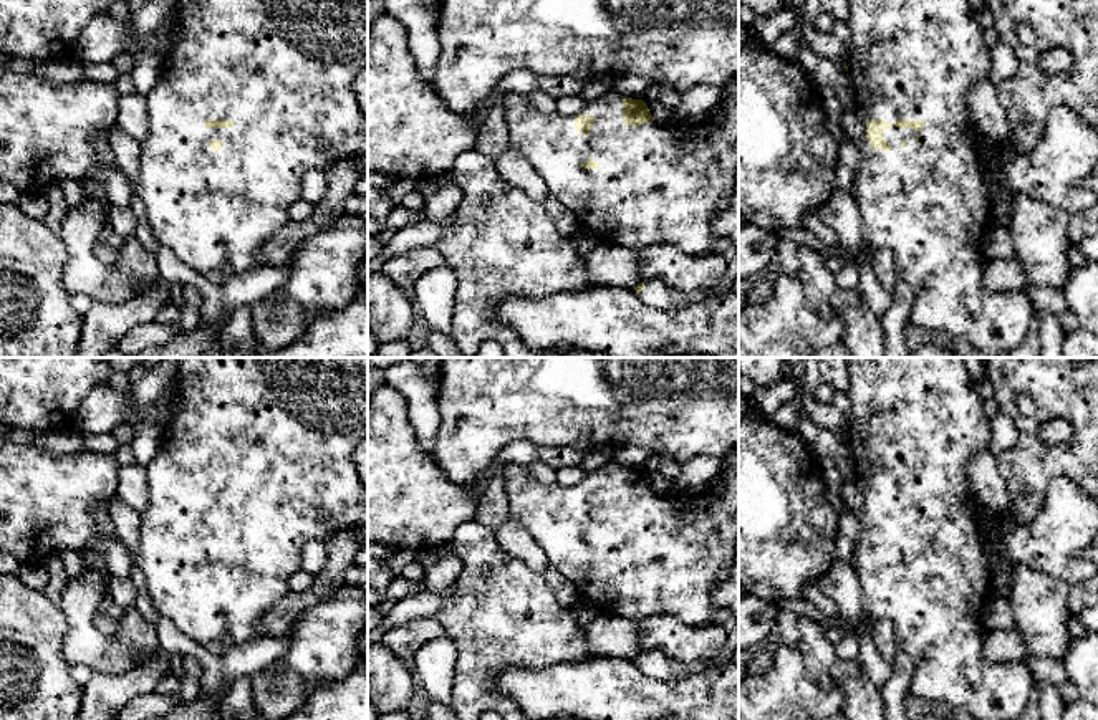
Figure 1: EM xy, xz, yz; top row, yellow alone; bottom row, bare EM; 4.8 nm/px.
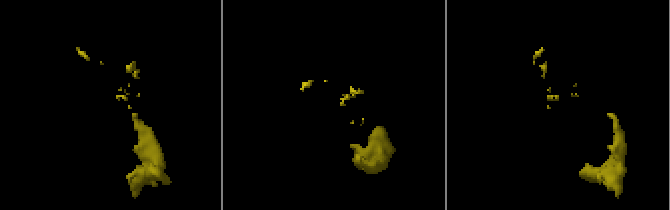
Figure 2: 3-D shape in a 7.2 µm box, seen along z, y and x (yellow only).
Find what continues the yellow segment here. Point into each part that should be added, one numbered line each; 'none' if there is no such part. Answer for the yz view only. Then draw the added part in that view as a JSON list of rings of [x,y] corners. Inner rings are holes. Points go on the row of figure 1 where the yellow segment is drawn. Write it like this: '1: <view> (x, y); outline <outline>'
1: yz (928, 202); outline [[[848,0],[850,15],[846,18],[846,25],[850,28],[850,41],[846,45],[848,50],[848,76],[853,84],[853,99],[855,99],[855,113],[863,124],[863,144],[860,147],[861,164],[860,169],[855,172],[851,182],[851,195],[858,205],[860,217],[861,217],[861,238],[874,250],[891,250],[894,268],[898,278],[906,281],[913,293],[913,306],[909,321],[914,326],[946,333],[951,338],[962,338],[974,348],[989,353],[1010,353],[1015,349],[1023,338],[1027,336],[1033,306],[1025,295],[1025,291],[990,291],[984,285],[984,271],[989,263],[989,258],[984,253],[984,237],[987,233],[987,212],[990,202],[989,184],[982,177],[982,170],[979,167],[977,159],[977,144],[975,144],[975,132],[969,121],[969,106],[967,106],[967,94],[974,83],[980,79],[989,79],[990,73],[990,55],[989,48],[982,38],[982,28],[974,18],[974,8],[970,7],[969,0]],[[868,119],[884,119],[888,122],[894,122],[896,119],[922,119],[924,126],[916,131],[911,127],[896,127],[894,124],[889,129],[884,129],[881,134],[884,141],[891,144],[891,151],[878,149],[873,151],[868,139],[866,139],[866,121]]]

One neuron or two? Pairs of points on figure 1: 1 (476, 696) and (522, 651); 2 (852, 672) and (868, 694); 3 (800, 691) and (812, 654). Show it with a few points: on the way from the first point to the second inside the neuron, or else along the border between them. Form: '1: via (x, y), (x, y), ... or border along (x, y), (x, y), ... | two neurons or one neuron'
1: via (476, 679), (500, 651), (505, 651) | one neuron
2: via (852, 677), (863, 689) | one neuron
3: border along (797, 646), (810, 677), (818, 686), (832, 689) | two neurons

